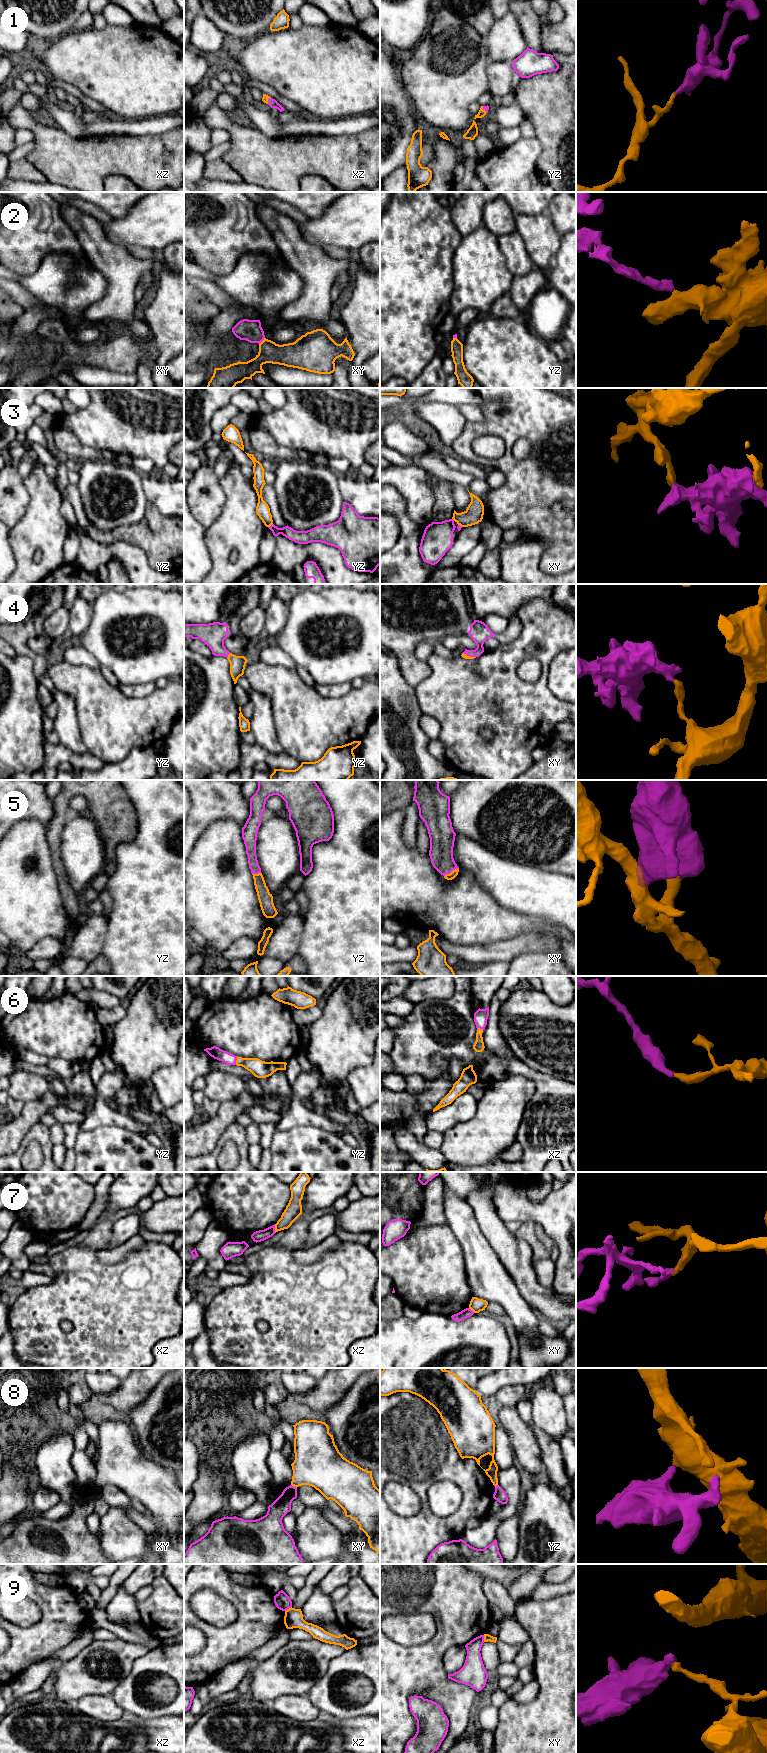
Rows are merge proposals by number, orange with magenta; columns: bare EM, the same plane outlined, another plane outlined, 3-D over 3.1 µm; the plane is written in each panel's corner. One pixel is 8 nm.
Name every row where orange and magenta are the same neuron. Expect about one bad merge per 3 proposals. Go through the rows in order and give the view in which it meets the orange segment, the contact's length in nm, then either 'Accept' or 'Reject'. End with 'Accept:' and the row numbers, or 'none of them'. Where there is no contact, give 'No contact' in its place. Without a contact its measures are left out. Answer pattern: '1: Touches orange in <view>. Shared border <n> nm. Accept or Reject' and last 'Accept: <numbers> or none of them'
1: Touches orange in xz. Shared border 60 nm. Accept
2: Touches orange in xy. Shared border 80 nm. Accept
3: Touches orange in yz. Shared border 50 nm. Reject
4: Touches orange in yz. Shared border 50 nm. Accept
5: Touches orange in xy. Shared border 140 nm. Accept
6: Touches orange in yz. Shared border 70 nm. Accept
7: Touches orange in xz. Shared border 70 nm. Reject
8: Touches orange in xy. Shared border 60 nm. Reject
9: Touches orange in xz. Shared border 70 nm. Reject
Accept: 1, 2, 4, 5, 6

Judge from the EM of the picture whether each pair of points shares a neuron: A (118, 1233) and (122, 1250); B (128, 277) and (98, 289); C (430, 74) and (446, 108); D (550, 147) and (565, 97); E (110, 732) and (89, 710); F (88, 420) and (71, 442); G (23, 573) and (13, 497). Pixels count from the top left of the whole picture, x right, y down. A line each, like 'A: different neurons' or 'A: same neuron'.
A: different neurons
B: different neurons
C: same neuron
D: same neuron
E: same neuron
F: different neurons
G: different neurons

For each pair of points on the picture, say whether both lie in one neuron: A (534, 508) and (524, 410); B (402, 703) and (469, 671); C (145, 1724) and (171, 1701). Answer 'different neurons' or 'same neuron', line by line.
A: same neuron
B: different neurons
C: different neurons

